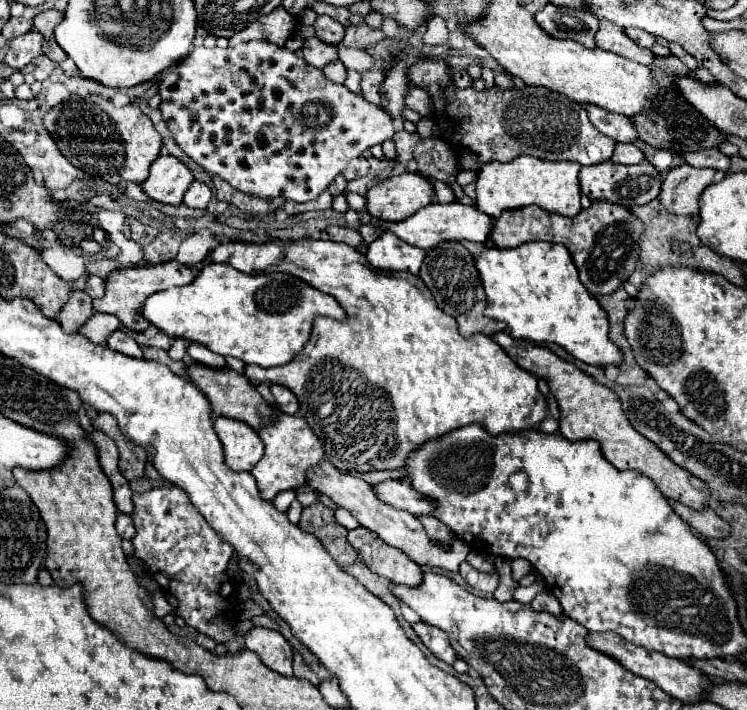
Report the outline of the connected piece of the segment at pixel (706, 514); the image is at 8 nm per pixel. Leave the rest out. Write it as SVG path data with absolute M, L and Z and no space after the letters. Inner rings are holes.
M669 501L673 511L683 517L685 523L689 523L699 535L703 537L713 537L713 539L725 539L731 533L731 527L727 521L723 521L721 517L717 517L709 507L705 507L703 511L695 511L691 507L685 507L679 501Z

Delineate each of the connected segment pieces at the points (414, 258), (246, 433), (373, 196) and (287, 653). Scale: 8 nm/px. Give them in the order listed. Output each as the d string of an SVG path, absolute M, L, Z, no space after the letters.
M385 231L379 239L375 239L369 245L367 259L375 269L407 271L407 273L417 275L419 267L425 259L425 251L419 247L407 245L399 237L395 237L393 233Z
M217 417L215 433L219 435L225 449L225 463L233 471L251 471L263 455L263 441L259 435L237 419Z
M403 173L373 185L367 195L367 211L381 221L403 221L431 203L433 187L421 173Z
M253 627L245 633L245 647L249 651L255 651L269 669L279 671L281 675L293 675L291 645L279 631L267 627Z

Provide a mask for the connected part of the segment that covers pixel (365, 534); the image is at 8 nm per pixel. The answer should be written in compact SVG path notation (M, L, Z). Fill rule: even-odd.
M357 527L347 533L347 541L355 547L361 561L375 571L377 575L401 583L401 585L417 585L423 567L415 565L401 549L395 549L387 545L383 539L379 539L375 533L371 533L365 527Z

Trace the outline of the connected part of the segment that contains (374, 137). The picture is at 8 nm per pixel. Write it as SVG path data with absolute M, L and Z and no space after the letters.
M249 41L249 43L243 43L243 45L235 47L235 49L233 47L227 47L227 49L195 47L195 51L189 53L173 71L165 73L165 77L163 77L161 85L159 85L159 95L161 95L159 111L163 115L163 121L167 123L169 131L173 133L177 145L185 151L185 155L191 157L207 173L219 175L231 187L235 187L235 189L239 189L243 193L251 193L251 195L263 197L263 199L281 195L283 199L291 199L291 201L297 201L297 203L311 201L321 191L327 189L329 181L333 181L335 175L339 175L351 159L361 157L361 153L365 149L369 149L371 145L377 145L377 143L381 145L383 141L387 141L387 139L391 139L395 135L393 119L387 117L387 113L383 113L383 109L379 109L377 105L365 101L361 95L351 93L345 85L337 85L337 83L329 81L323 75L323 71L315 69L313 65L307 65L301 57L291 53L287 47L277 47L277 45L271 45L269 41Z

